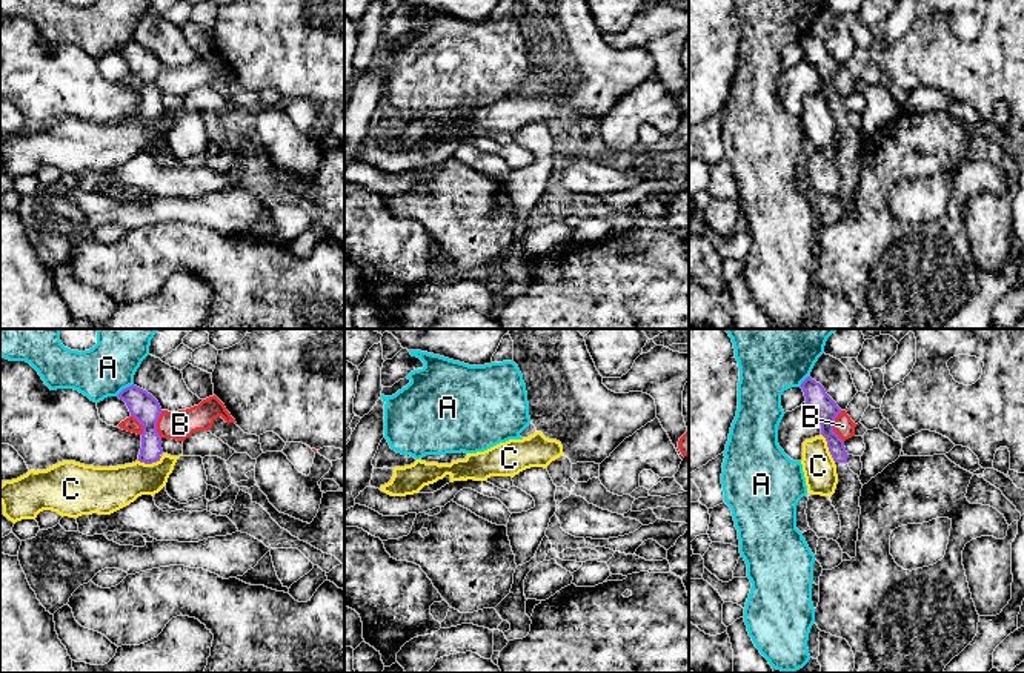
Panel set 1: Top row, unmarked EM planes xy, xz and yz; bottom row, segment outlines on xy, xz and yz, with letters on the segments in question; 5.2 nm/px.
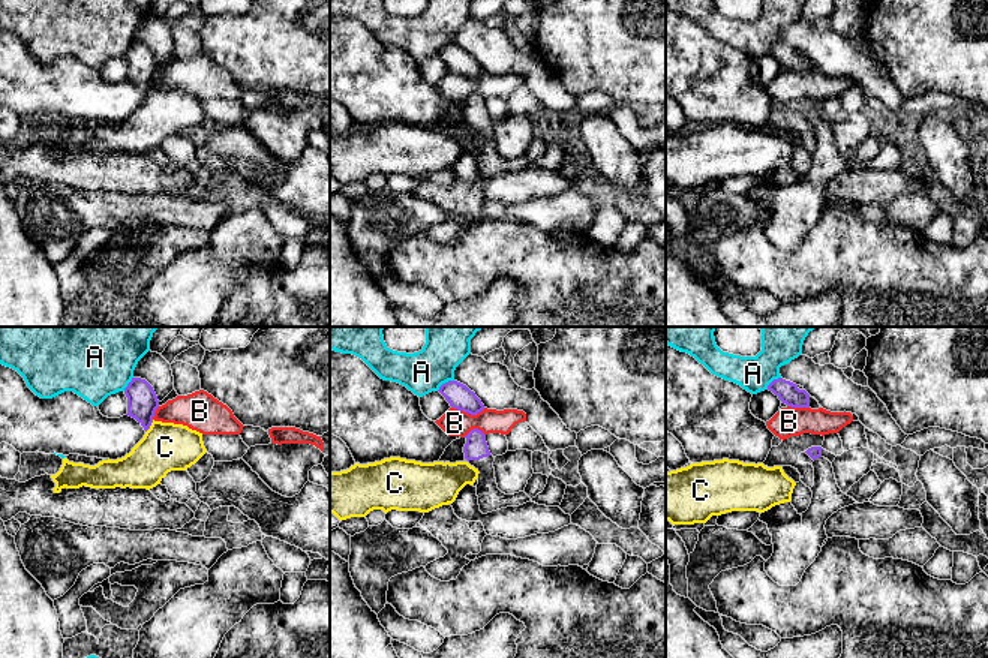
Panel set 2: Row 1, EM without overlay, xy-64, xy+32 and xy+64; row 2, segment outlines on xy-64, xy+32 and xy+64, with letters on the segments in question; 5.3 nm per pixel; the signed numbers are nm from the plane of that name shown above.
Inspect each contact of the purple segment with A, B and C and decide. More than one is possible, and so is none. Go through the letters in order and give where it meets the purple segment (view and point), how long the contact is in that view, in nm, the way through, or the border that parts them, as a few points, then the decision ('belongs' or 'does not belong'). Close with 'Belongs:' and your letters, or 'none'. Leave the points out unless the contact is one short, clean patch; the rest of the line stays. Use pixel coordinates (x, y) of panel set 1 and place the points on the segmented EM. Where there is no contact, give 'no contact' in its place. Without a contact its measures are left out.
A: meets purple in xy at (123, 389); contact 120 nm long; does not belong
B: meets purple in yz at (832, 426); contact 170 nm long; border along yz (840, 411), (834, 421), (834, 432), (843, 441); does not belong
C: meets purple in yz at (827, 446); contact 170 nm long; border along yz (821, 434), (835, 461); does not belong
Belongs: none

